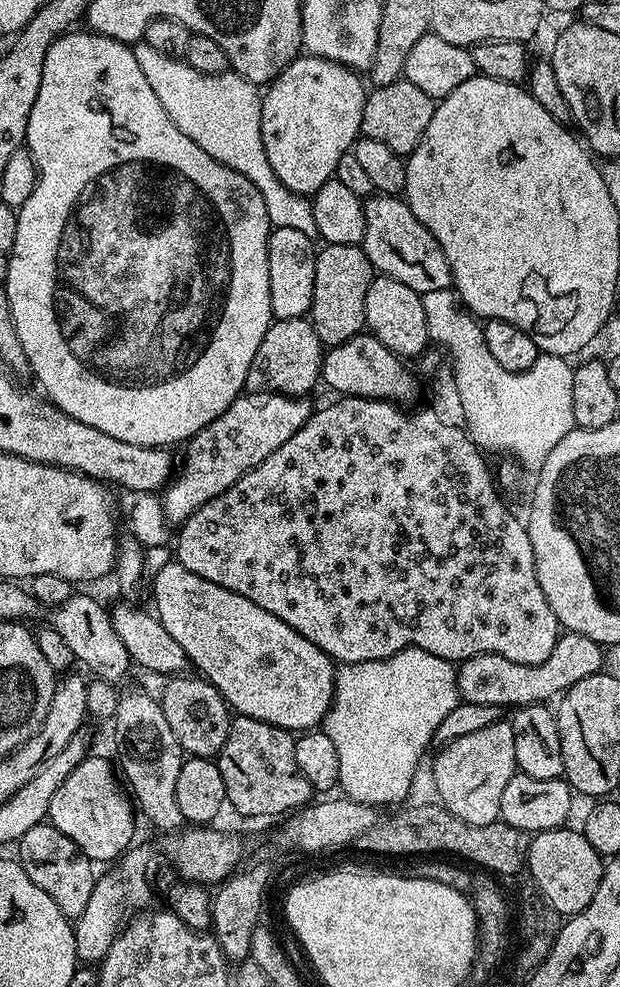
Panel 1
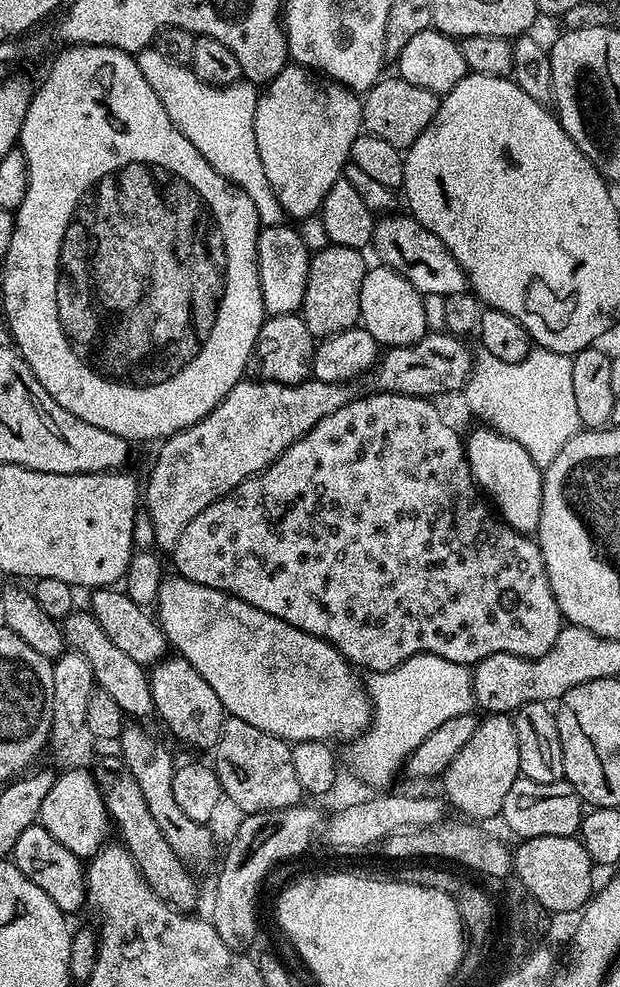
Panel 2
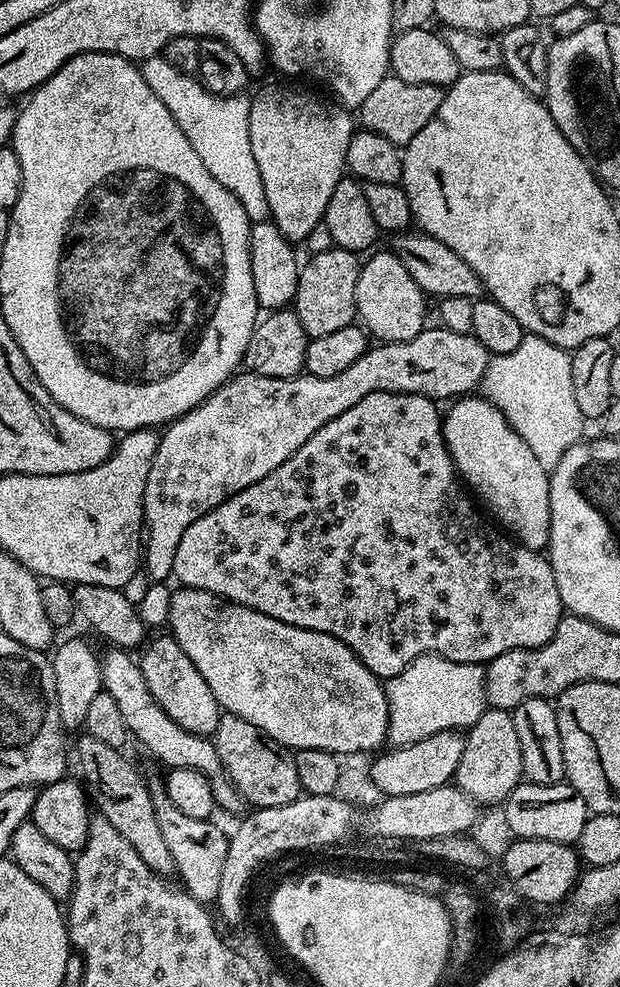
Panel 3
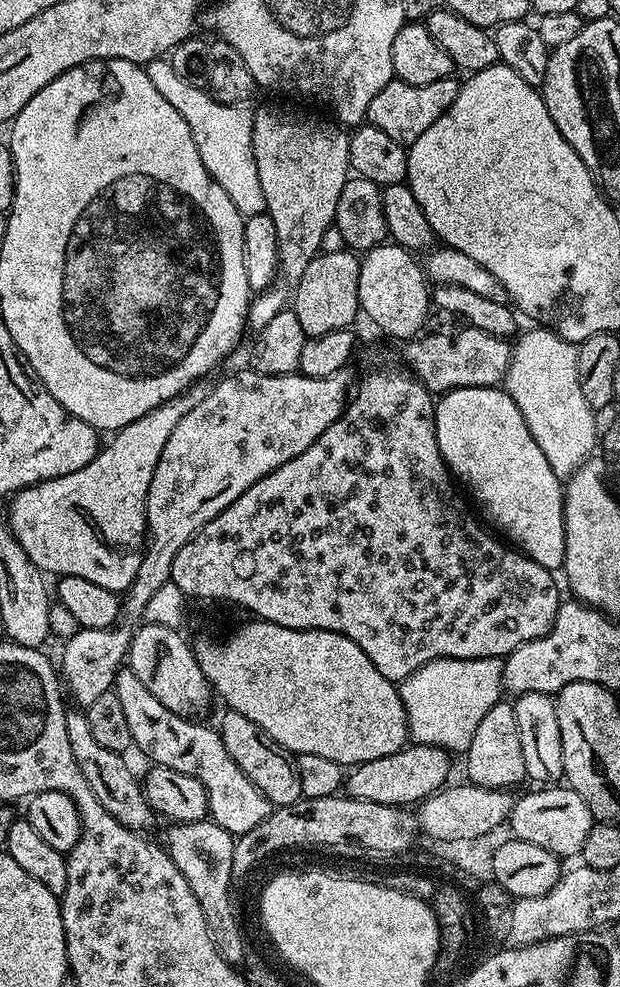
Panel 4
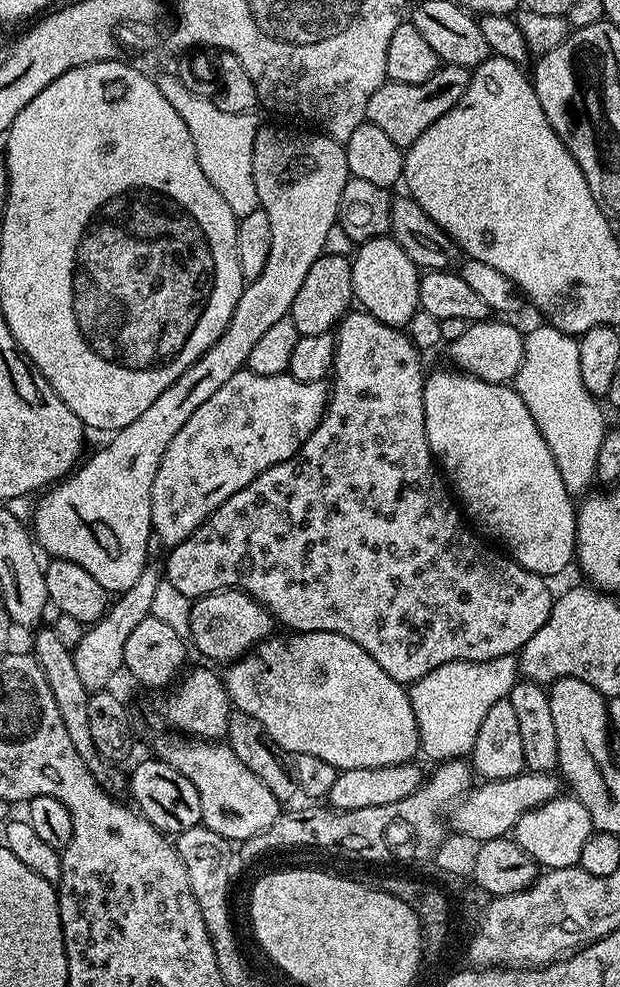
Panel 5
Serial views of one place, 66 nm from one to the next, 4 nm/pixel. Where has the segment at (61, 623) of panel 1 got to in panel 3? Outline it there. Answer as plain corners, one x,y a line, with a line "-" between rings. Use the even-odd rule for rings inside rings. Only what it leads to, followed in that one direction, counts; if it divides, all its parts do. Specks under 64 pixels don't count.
115,646
103,653
100,669
102,670
103,691
114,698
114,703
122,709
122,718
126,722
131,739
137,740
150,755
165,764
165,769
185,768
186,770
198,770
208,779
212,787
212,793
217,805
228,812
236,812
242,807
242,801
238,790
228,780
224,772
222,762
218,758
218,750
215,743
209,737
190,734
158,706
154,694
150,694
150,686
146,686
146,678
142,678
137,657
131,651

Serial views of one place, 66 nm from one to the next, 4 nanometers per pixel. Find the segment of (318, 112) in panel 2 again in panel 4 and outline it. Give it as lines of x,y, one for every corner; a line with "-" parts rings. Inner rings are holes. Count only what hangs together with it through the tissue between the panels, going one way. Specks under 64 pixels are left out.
280,108
255,109
252,118
252,142
254,162
258,166
258,179
269,218
274,222
278,234
278,252
281,264
279,282
265,292
253,295
248,306
247,327
258,330
274,318
274,314
285,311
290,300
290,289
302,278
309,262
320,252
322,234
333,227
338,210
338,194
350,178
348,163
349,133
331,119
311,120
308,116
295,116
292,112
283,112

